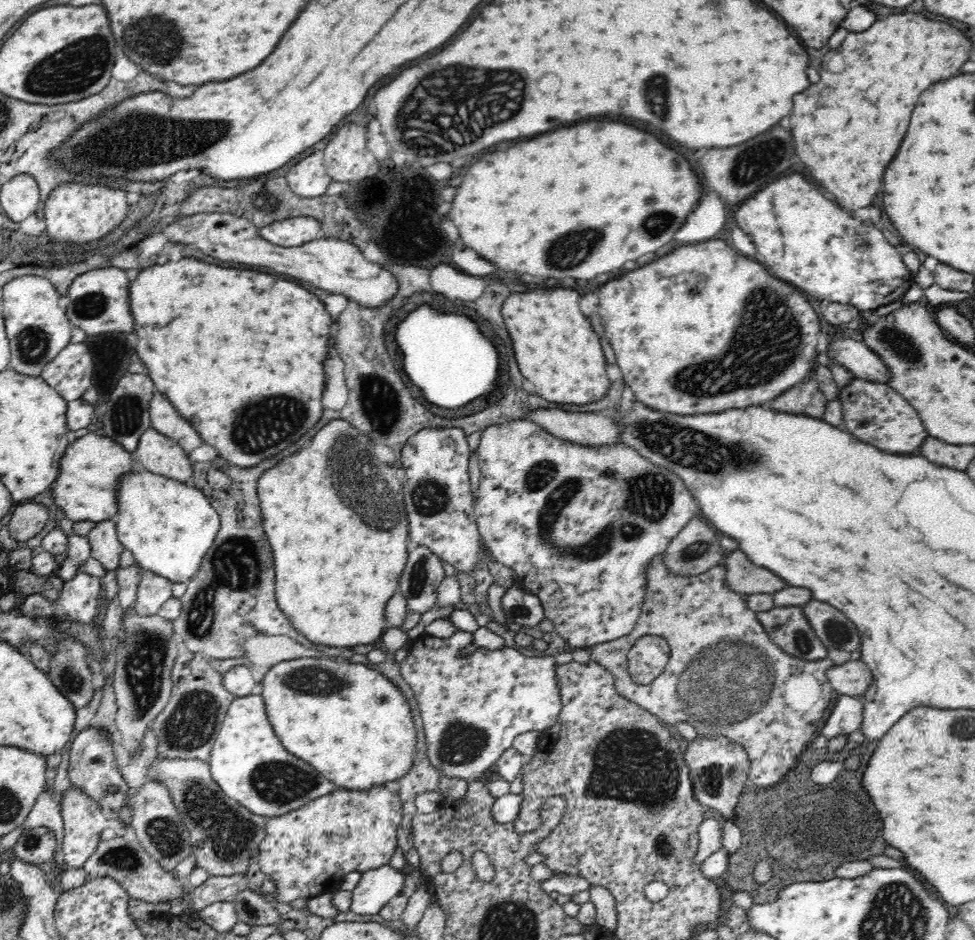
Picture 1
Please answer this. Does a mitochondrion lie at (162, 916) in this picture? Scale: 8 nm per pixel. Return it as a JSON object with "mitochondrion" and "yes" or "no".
{"mitochondrion":"no"}

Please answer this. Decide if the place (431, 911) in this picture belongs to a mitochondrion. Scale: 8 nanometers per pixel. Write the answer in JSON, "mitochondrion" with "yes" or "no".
{"mitochondrion":"no"}

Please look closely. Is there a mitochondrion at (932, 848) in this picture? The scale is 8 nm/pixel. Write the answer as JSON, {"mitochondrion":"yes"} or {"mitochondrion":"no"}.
{"mitochondrion":"no"}

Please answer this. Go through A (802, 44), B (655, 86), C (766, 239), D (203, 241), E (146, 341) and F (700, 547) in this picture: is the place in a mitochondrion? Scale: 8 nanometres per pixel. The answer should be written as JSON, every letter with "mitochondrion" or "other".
{"A":"other","B":"mitochondrion","C":"other","D":"other","E":"other","F":"mitochondrion"}

